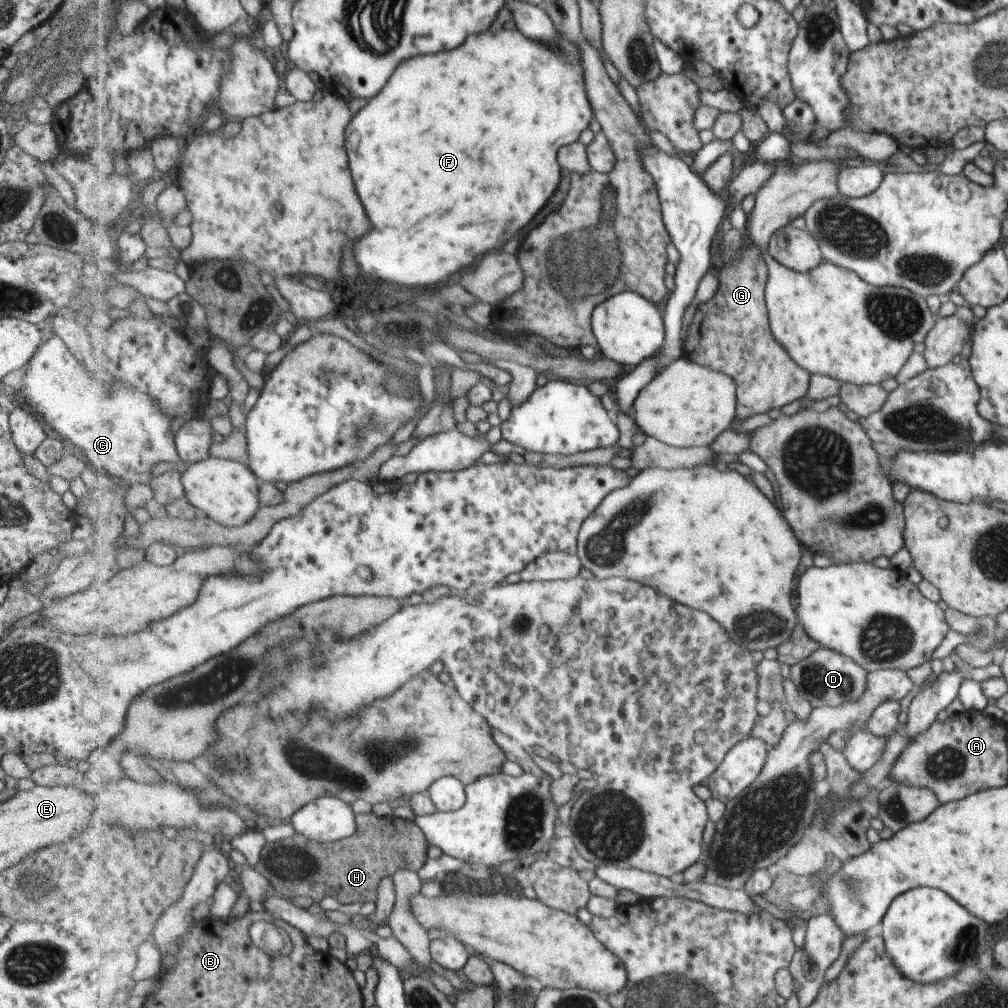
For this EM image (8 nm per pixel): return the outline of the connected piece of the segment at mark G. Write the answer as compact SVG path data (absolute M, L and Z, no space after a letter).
M743 244L731 256L732 262L720 274L716 293L698 306L687 328L684 356L734 377L738 385L736 418L749 418L803 398L812 376L787 356L770 328L765 303L769 264L764 254L749 251Z

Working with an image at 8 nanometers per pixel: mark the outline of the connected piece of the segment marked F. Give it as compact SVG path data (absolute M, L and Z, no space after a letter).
M517 26L514 29L501 27L495 34L485 32L483 36L473 36L471 40L467 40L467 44L451 52L439 52L435 56L415 56L415 60L407 60L403 68L395 70L395 76L391 76L389 80L391 84L388 82L377 98L369 100L354 114L346 130L345 148L353 182L359 188L359 196L367 208L370 223L375 226L375 230L355 246L357 263L363 268L363 274L367 278L400 284L401 293L411 290L413 286L433 288L437 282L446 281L459 270L469 268L485 252L501 248L501 244L509 242L515 234L529 226L533 216L537 216L545 208L545 204L555 194L561 182L561 166L557 160L557 152L563 146L576 143L581 134L589 128L594 117L579 44L559 32L558 48L550 47L545 41L529 38Z

